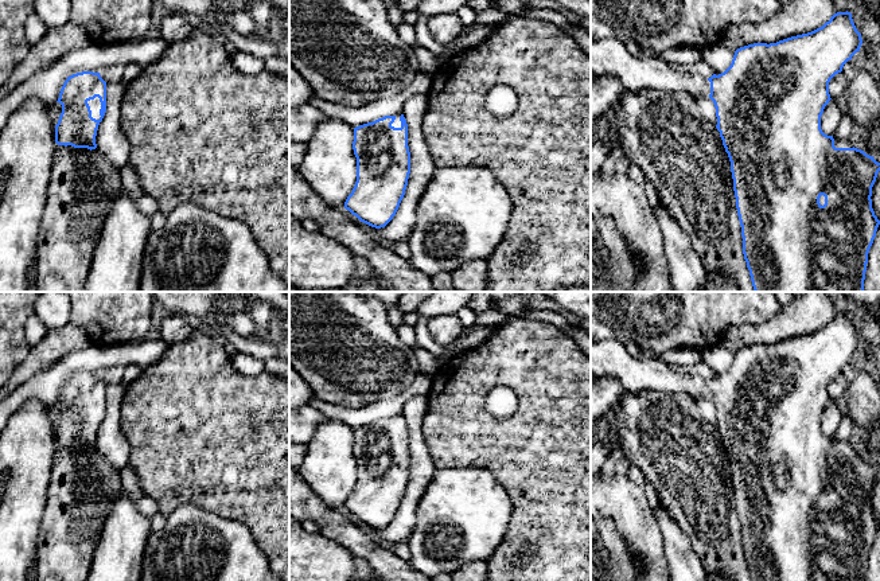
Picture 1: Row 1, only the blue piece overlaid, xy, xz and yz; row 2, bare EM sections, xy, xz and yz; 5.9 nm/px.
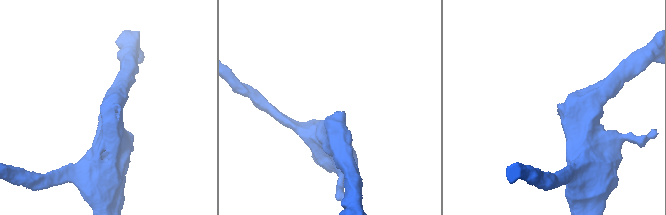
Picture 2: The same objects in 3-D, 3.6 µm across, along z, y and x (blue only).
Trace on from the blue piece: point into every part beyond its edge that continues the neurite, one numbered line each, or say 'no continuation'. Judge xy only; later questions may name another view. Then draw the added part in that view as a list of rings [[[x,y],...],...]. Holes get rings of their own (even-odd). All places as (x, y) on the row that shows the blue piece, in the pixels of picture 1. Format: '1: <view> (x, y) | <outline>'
1: xy (94, 104) | [[[96,97],[94,100],[87,101],[90,110],[91,110],[91,117],[96,120],[100,120],[100,109],[101,109],[101,102],[100,98]]]

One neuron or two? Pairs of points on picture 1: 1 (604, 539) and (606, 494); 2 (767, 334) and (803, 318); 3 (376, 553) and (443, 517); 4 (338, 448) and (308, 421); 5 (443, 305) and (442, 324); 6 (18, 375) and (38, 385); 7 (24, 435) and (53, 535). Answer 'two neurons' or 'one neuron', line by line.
1: two neurons
2: one neuron
3: two neurons
4: two neurons
5: two neurons
6: two neurons
7: two neurons

